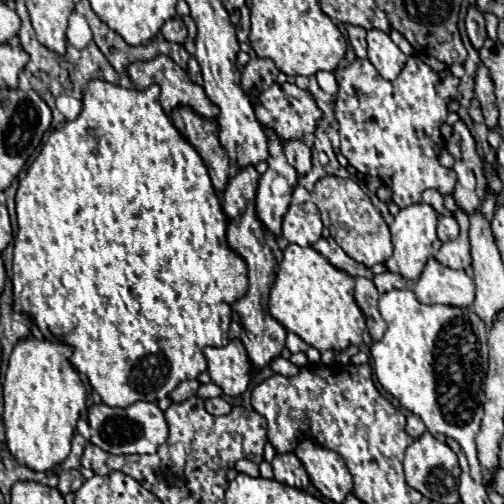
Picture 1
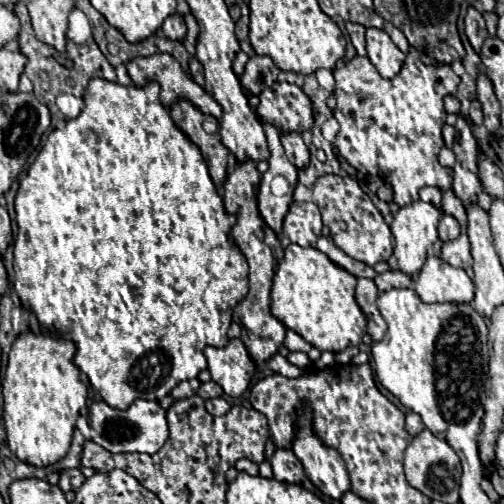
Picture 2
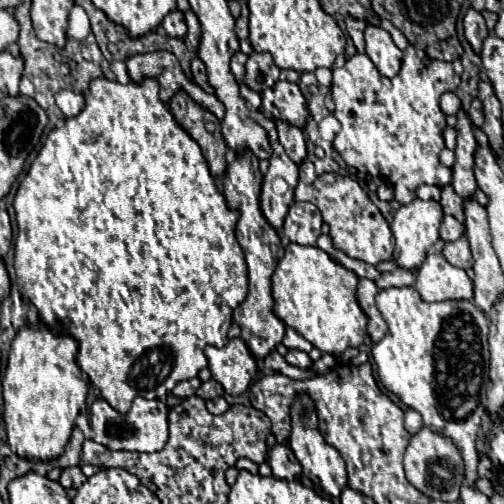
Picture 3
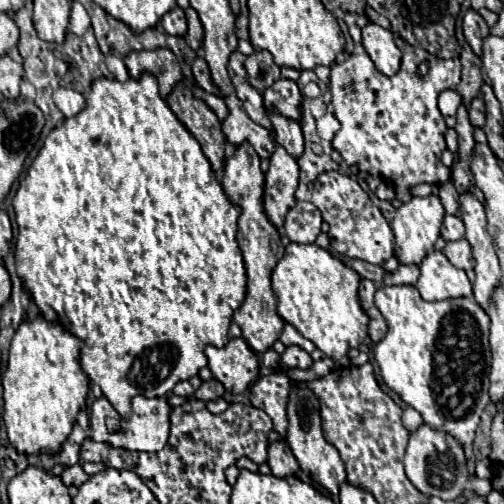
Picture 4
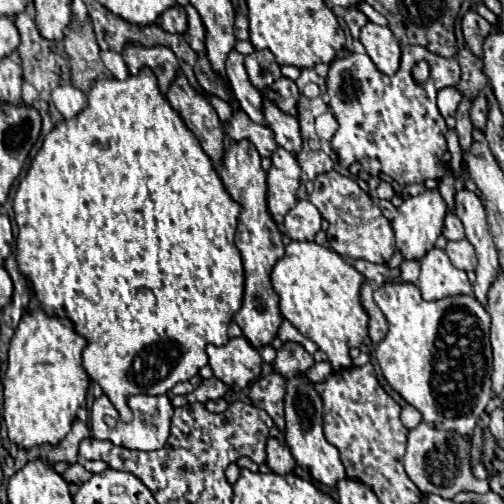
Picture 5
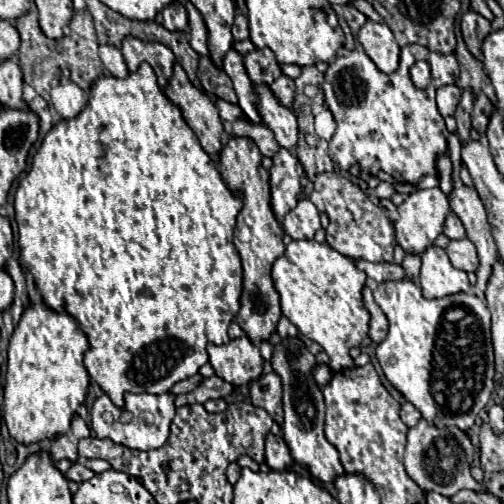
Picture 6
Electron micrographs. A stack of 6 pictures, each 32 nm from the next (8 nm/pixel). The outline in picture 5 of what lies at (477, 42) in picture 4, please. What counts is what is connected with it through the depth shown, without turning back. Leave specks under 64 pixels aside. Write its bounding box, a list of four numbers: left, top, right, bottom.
[462,10,492,58]

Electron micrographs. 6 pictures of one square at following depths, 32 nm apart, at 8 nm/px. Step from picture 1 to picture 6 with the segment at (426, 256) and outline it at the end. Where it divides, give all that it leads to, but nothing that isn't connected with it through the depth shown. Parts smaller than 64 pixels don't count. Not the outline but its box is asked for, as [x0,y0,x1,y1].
[394,188,450,254]

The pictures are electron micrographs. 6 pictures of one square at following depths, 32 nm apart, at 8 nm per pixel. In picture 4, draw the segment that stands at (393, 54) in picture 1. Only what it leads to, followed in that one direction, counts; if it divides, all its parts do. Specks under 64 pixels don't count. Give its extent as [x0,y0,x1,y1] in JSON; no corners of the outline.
[362,24,402,76]

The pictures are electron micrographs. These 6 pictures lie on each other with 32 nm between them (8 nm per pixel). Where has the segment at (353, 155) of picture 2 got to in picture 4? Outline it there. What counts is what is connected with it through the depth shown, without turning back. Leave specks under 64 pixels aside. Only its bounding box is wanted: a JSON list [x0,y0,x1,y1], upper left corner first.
[330,45,460,202]

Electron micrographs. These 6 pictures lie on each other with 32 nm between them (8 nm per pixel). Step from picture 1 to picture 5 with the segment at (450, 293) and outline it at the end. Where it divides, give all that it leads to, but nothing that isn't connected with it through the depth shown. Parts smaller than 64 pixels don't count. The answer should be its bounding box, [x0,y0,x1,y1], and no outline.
[418,248,472,300]

